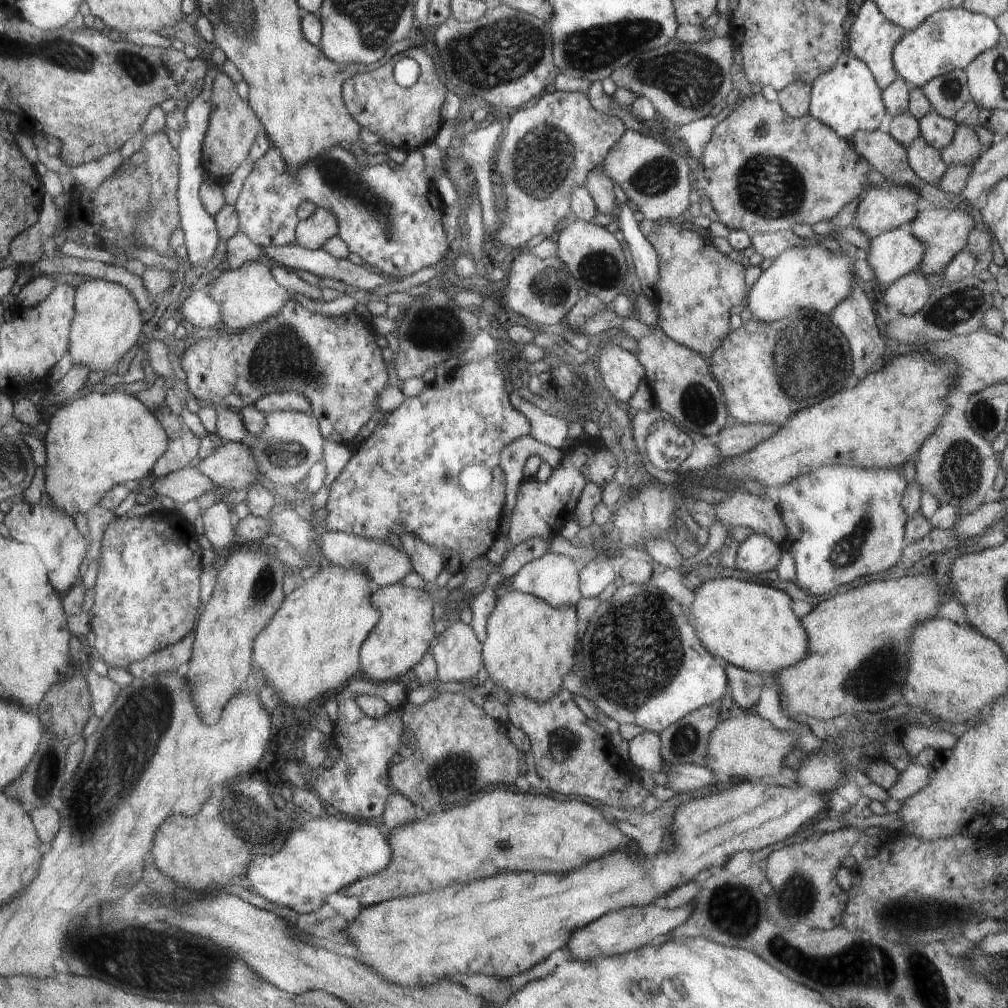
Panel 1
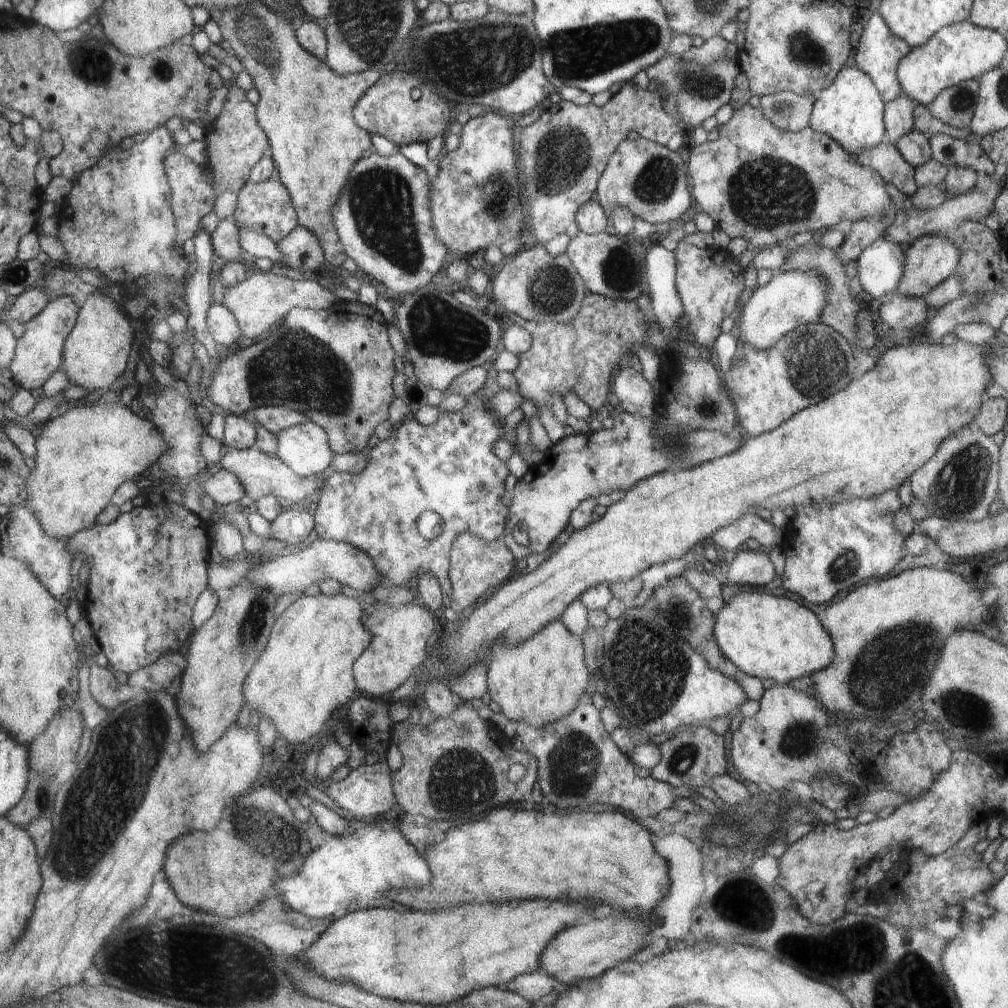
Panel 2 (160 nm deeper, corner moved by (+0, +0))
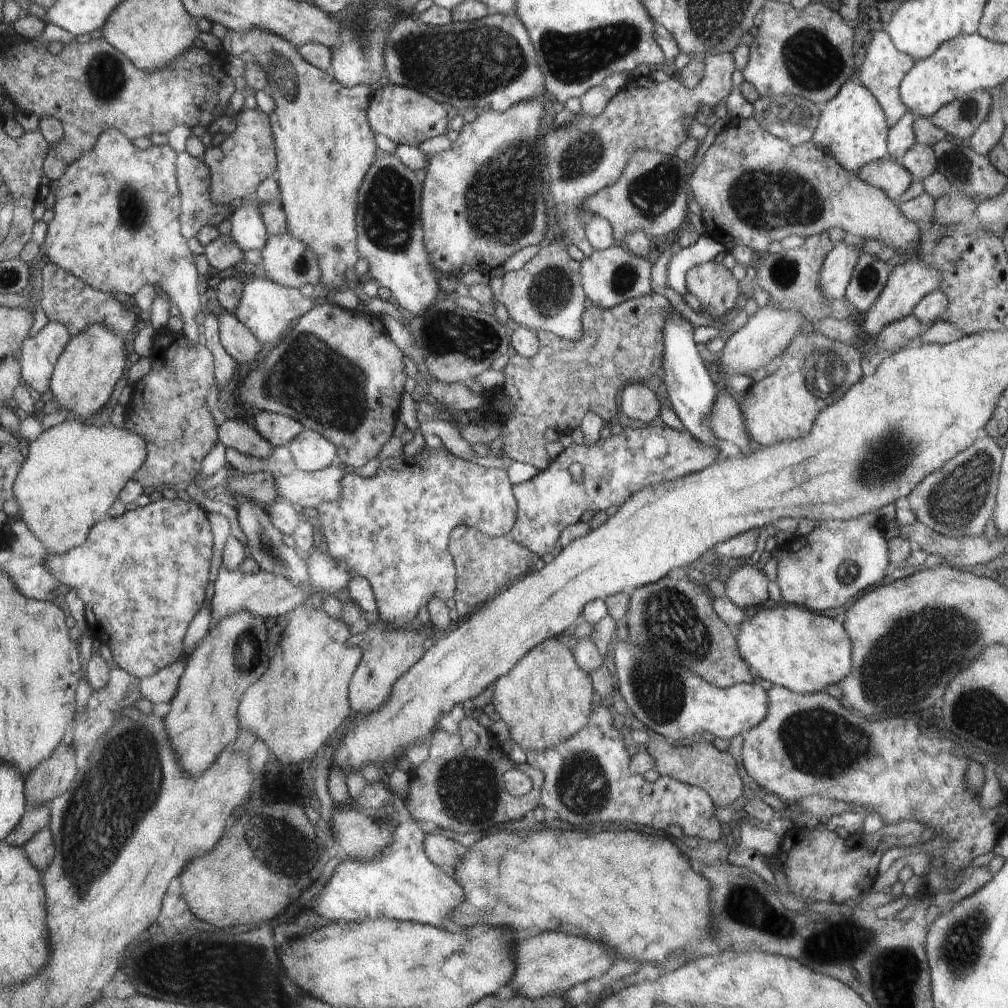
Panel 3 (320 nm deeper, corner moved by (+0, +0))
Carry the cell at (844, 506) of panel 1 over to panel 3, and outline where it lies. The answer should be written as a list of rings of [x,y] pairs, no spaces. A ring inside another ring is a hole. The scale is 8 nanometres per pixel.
[[[876,511],[857,520],[818,520],[808,536],[798,537],[806,540],[803,548],[794,548],[787,555],[775,554],[781,603],[801,605],[814,613],[836,610],[852,604],[874,584],[882,582],[888,566],[888,546],[880,534],[882,526]]]

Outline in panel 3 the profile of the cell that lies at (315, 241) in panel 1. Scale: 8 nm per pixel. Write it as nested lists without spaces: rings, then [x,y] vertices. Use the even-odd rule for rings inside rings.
[[[292,232],[268,235],[260,256],[262,262],[257,266],[257,274],[276,285],[301,288],[304,284],[320,282],[320,264],[316,252],[294,238]]]

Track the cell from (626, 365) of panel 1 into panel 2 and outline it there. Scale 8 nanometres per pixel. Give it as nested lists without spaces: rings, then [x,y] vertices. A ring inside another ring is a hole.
[[[632,367],[622,368],[622,372],[614,376],[615,409],[649,419],[656,415],[653,386],[650,386],[644,378]]]

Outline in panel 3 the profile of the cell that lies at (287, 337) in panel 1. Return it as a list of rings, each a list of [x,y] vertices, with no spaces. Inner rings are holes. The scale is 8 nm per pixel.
[[[331,300],[326,304],[316,304],[309,315],[302,316],[298,324],[294,324],[285,339],[264,349],[238,385],[239,394],[233,399],[253,412],[274,412],[300,421],[336,446],[337,461],[355,469],[361,468],[368,460],[378,456],[380,448],[392,438],[407,378],[404,358],[398,346],[388,338],[383,322],[372,318],[372,315],[357,309],[344,310]]]

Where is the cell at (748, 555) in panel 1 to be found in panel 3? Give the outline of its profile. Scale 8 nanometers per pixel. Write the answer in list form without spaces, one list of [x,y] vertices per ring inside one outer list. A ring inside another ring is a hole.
[[[742,564],[728,577],[725,594],[740,609],[757,607],[769,599],[768,584],[763,570],[759,570],[755,565]]]

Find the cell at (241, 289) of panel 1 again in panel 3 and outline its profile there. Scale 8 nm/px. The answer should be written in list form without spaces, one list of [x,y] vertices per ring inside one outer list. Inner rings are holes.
[[[256,274],[254,278],[244,278],[242,295],[238,307],[234,308],[234,314],[238,321],[244,322],[258,342],[264,345],[268,340],[278,340],[292,322],[312,310],[312,300],[315,300],[314,296],[308,300],[300,294],[298,288],[276,285],[268,278]]]

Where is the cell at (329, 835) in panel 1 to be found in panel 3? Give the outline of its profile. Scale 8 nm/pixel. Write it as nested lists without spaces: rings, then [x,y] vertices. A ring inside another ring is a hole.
[[[416,820],[408,822],[396,822],[394,834],[392,834],[392,844],[384,852],[384,856],[374,858],[374,860],[354,860],[349,858],[342,860],[336,867],[328,882],[318,893],[318,904],[313,905],[316,913],[321,917],[338,922],[362,922],[368,918],[394,918],[394,920],[412,920],[412,922],[422,922],[422,924],[432,924],[432,926],[442,926],[446,916],[454,911],[454,908],[465,903],[465,892],[444,870],[438,869],[428,854],[425,853],[425,834],[418,828]]]

